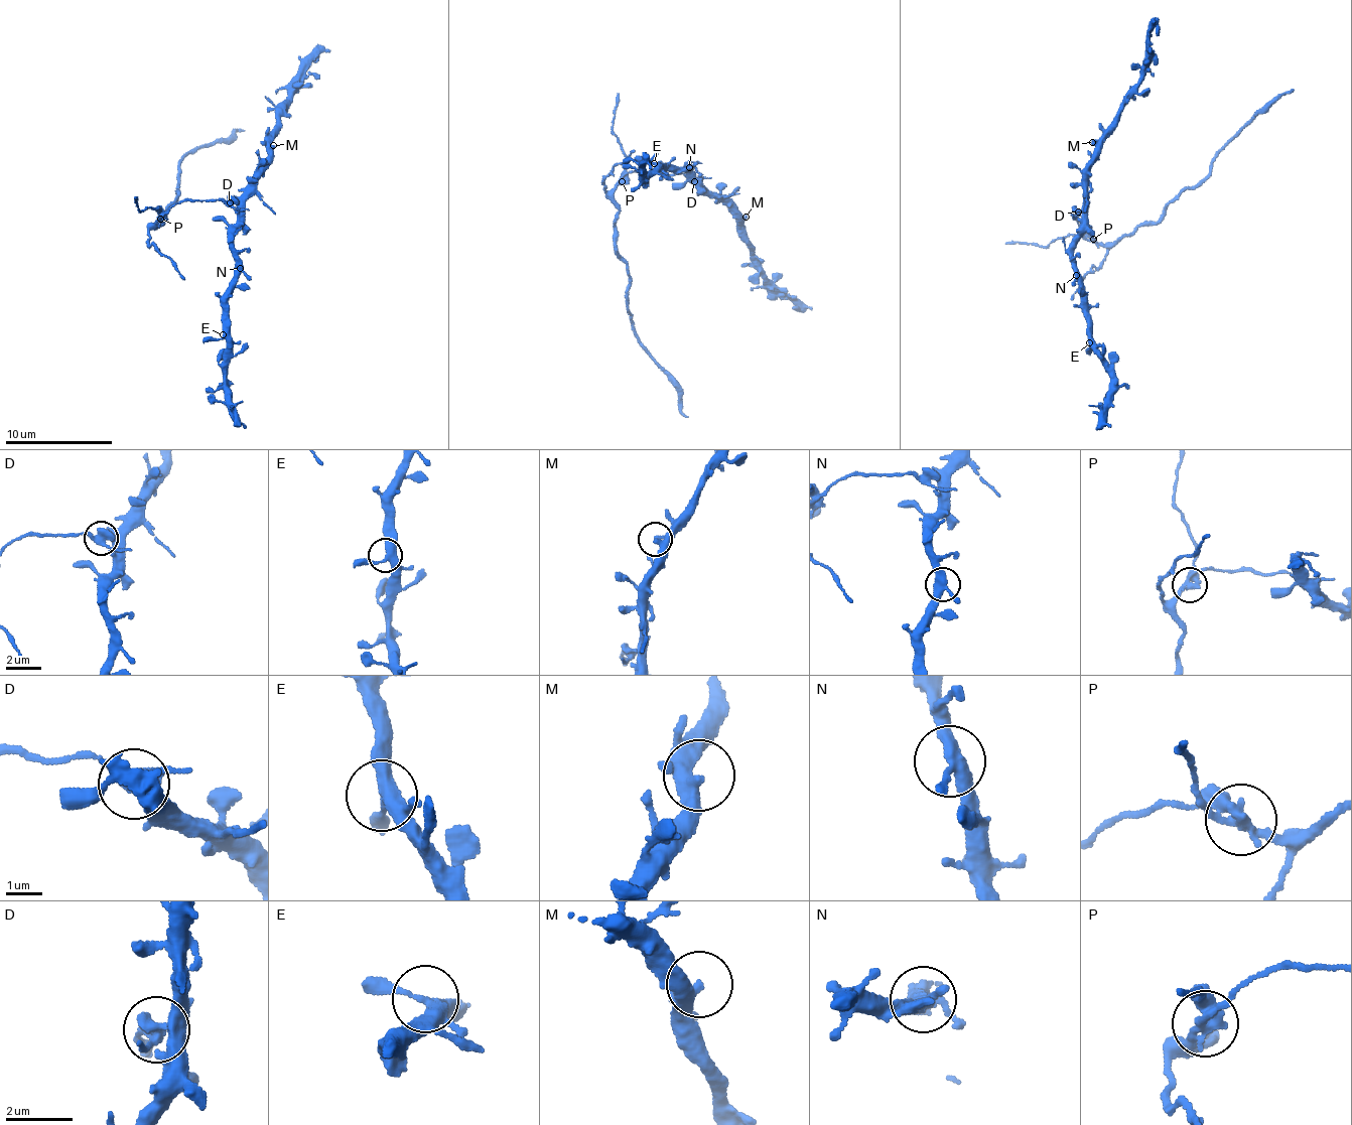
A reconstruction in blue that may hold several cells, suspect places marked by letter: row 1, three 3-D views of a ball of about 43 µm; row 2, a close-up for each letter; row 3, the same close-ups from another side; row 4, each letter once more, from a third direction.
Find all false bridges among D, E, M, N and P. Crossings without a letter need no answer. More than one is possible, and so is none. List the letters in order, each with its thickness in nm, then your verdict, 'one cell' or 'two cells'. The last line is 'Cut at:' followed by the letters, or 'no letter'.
D: 320 nm thick; two cells
E: 360 nm thick; one cell
M: 280 nm thick; one cell
N: 360 nm thick; one cell
P: 300 nm thick; two cells
Cut at: D, P

